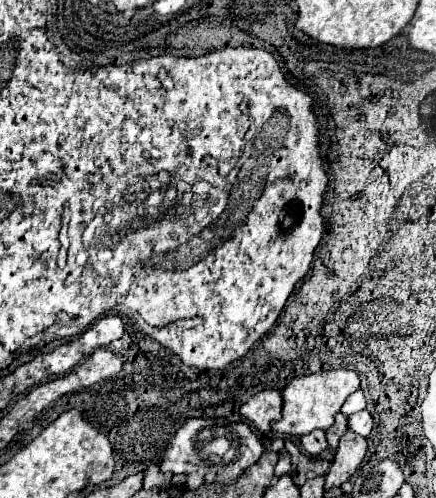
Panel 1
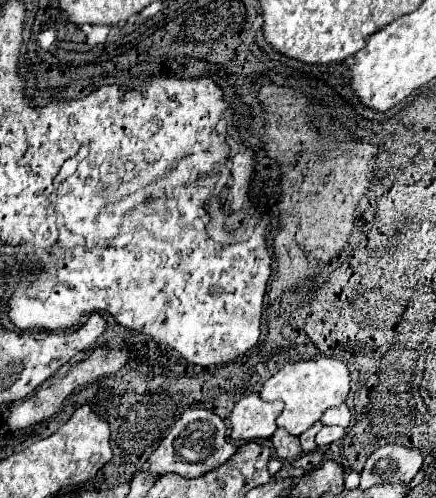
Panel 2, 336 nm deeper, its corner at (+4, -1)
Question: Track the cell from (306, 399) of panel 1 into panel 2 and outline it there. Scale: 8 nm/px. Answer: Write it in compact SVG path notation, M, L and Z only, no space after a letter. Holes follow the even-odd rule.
M317 358L307 362L289 362L277 374L273 374L261 390L263 400L283 400L285 408L277 418L277 426L285 428L289 434L303 434L309 430L327 408L339 406L349 394L349 368L345 362L335 358Z

